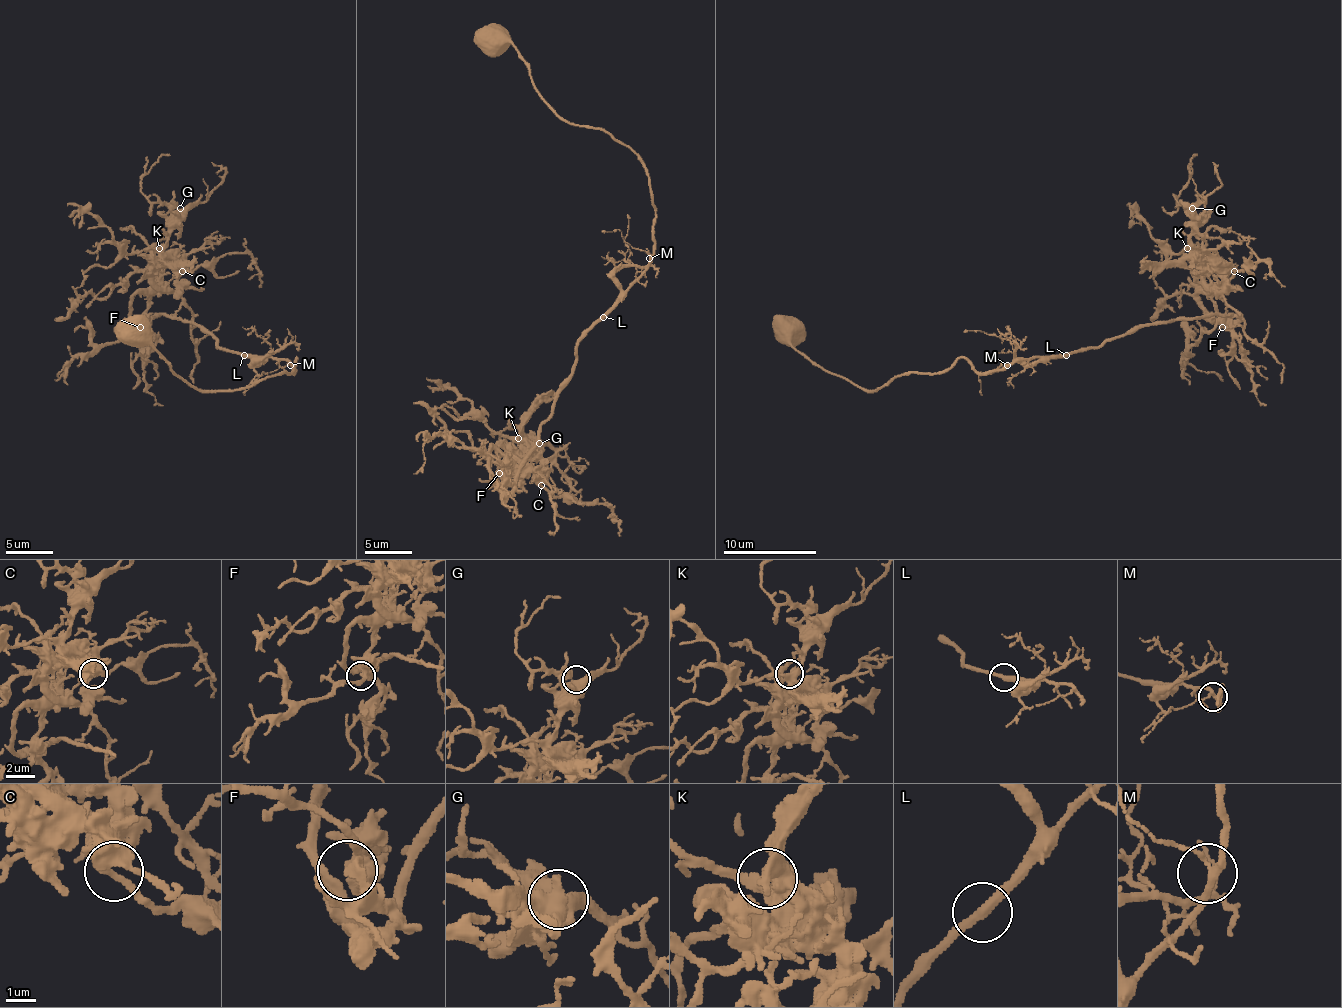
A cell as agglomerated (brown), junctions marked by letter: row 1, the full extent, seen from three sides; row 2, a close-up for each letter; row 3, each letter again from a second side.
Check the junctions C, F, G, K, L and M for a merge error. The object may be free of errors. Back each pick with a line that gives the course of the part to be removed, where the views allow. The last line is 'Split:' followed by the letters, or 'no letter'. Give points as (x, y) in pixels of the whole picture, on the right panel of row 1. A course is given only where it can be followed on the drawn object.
L: course (1065, 355), (976, 372), (958, 358), (941, 372), (904, 372), (864, 391), (787, 344), (778, 334), (782, 320)
Split: L

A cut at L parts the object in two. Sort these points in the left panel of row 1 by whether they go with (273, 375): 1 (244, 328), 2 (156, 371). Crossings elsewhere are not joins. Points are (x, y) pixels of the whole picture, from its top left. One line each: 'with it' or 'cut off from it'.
1: with it
2: cut off from it

